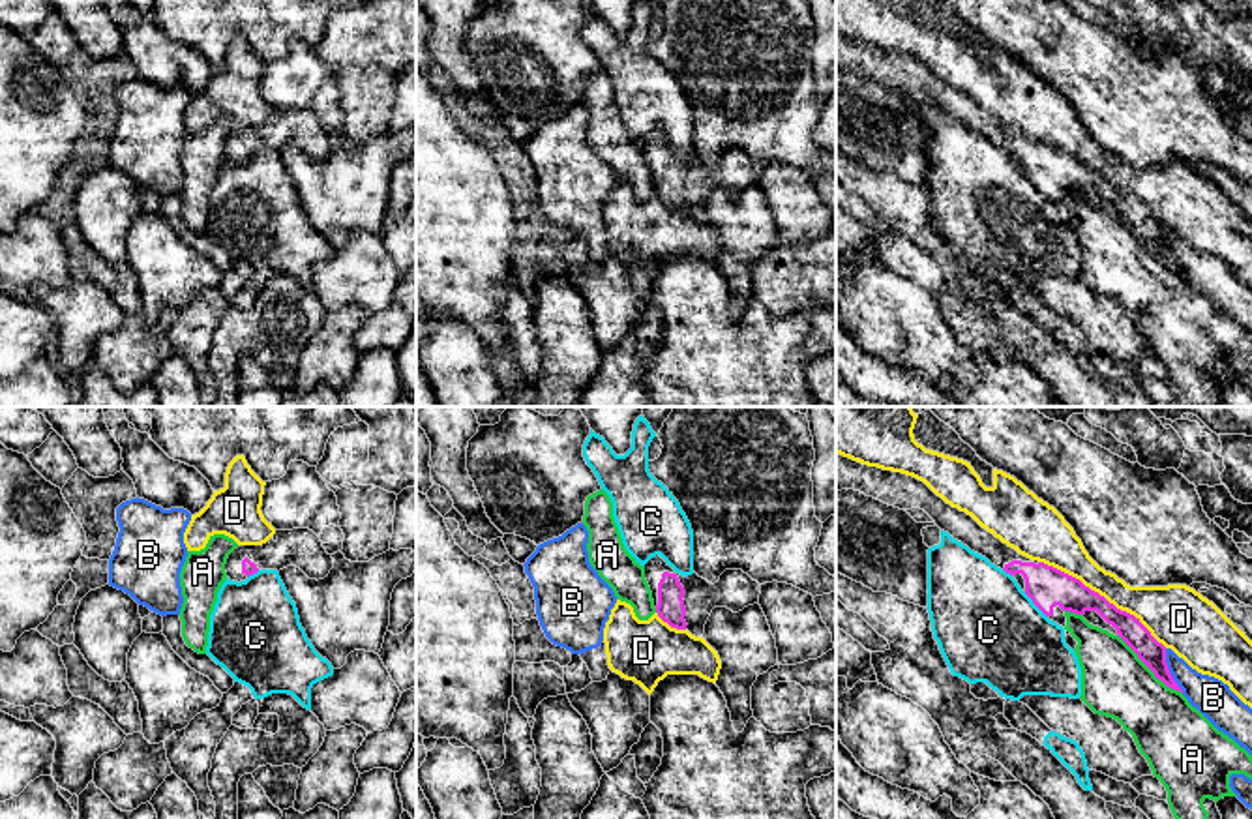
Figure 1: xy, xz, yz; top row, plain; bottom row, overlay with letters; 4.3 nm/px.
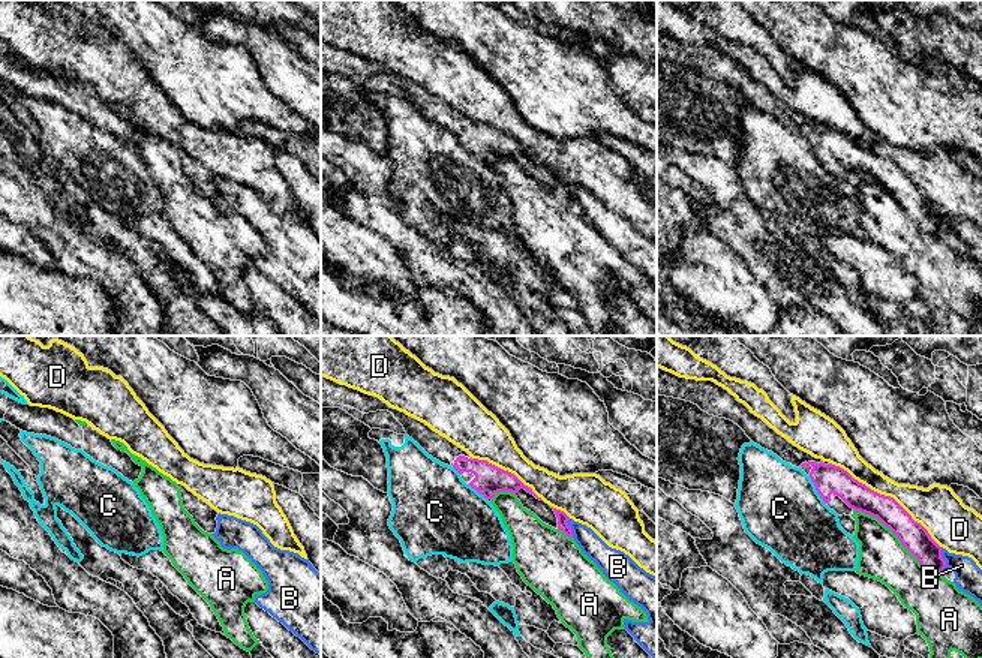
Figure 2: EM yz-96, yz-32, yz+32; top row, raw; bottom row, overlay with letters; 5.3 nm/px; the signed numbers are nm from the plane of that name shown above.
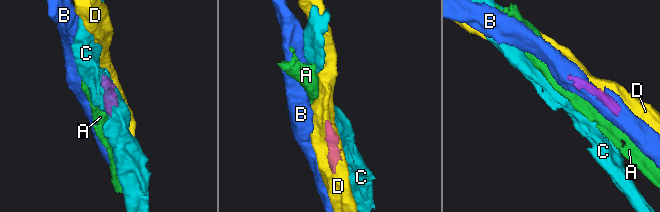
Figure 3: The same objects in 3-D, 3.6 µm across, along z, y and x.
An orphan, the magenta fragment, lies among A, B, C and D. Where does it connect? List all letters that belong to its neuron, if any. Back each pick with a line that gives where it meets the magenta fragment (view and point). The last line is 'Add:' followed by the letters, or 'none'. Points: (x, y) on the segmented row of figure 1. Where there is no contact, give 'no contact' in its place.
Add: none

